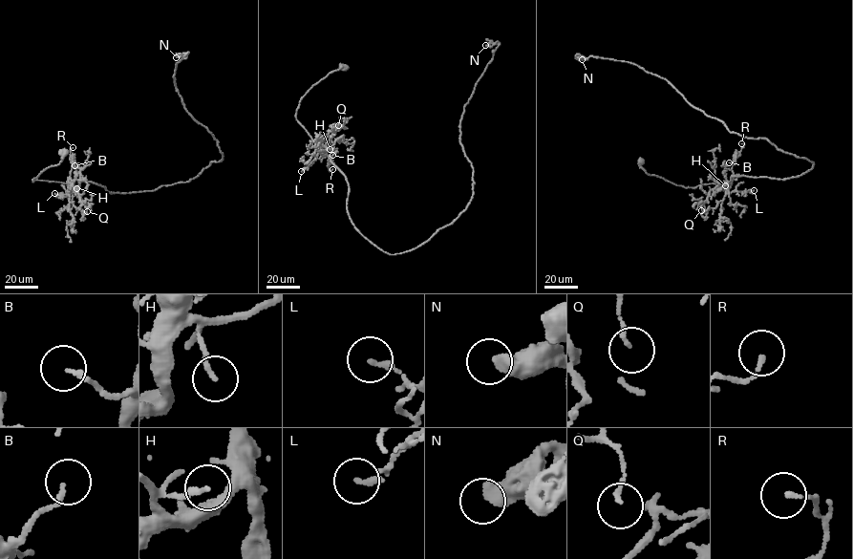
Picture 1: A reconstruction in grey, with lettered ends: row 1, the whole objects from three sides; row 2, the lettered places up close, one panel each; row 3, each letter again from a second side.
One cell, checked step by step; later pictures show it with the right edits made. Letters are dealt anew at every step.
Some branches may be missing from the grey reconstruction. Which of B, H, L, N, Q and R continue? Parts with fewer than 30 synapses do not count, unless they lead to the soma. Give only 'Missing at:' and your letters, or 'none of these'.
Missing at: none of these

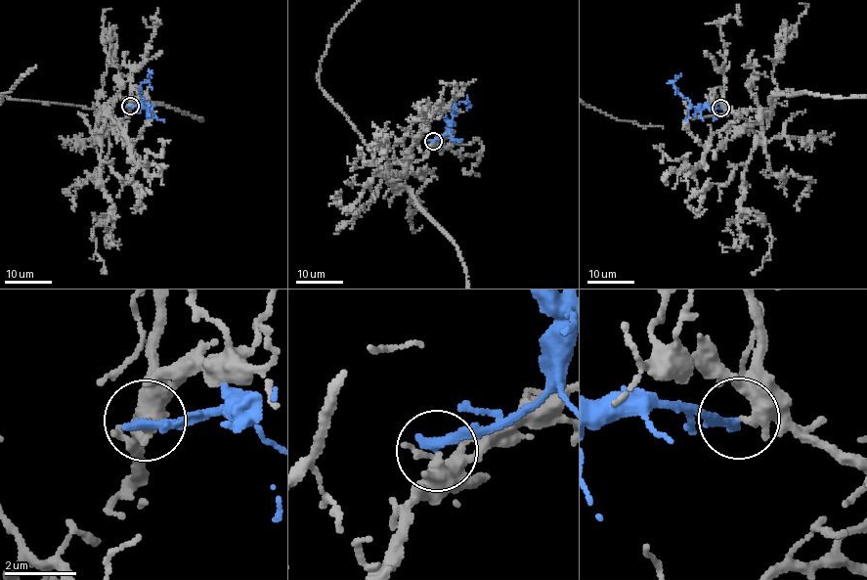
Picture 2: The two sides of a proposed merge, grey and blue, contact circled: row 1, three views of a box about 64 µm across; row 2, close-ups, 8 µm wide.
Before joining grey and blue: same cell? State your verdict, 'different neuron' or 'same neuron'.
different neuron

